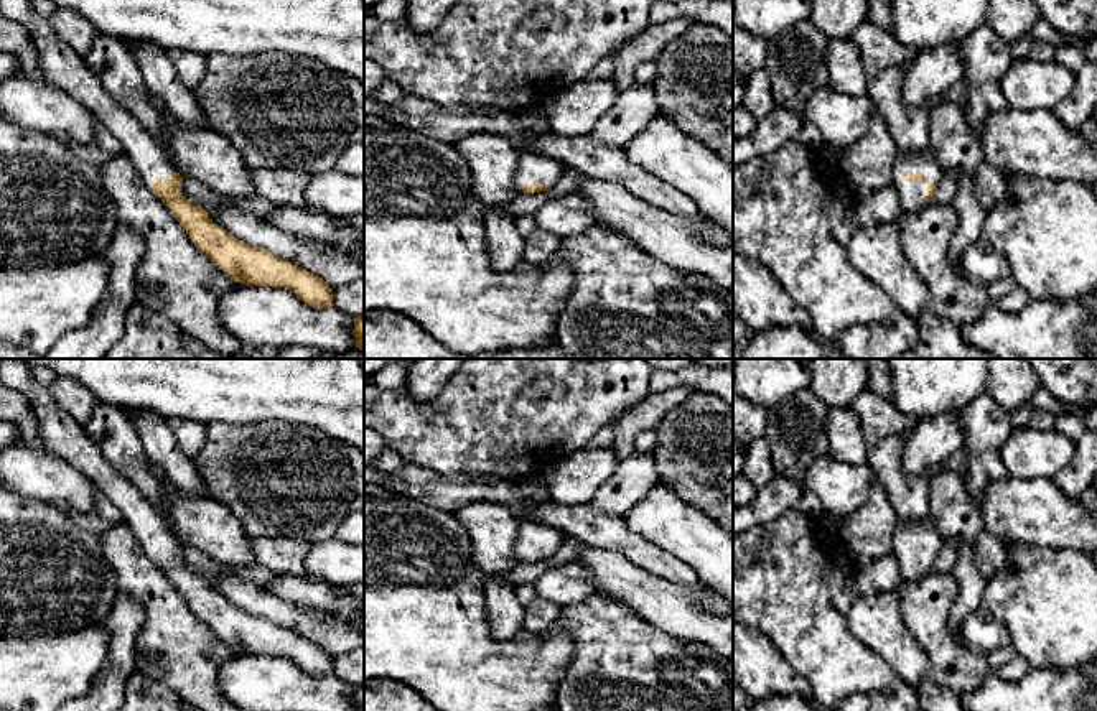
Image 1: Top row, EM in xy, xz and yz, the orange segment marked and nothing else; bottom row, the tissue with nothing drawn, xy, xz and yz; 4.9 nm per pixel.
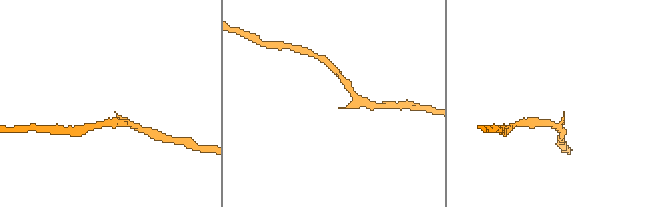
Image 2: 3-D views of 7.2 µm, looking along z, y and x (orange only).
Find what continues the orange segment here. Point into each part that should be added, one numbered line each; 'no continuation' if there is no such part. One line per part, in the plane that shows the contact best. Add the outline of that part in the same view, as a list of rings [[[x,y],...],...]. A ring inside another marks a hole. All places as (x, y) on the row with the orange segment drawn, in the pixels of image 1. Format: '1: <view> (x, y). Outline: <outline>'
1: yz (913, 195). Outline: [[[931,148],[914,153],[899,151],[894,161],[893,186],[901,201],[901,212],[916,212],[927,206],[927,183],[937,188],[944,174]]]

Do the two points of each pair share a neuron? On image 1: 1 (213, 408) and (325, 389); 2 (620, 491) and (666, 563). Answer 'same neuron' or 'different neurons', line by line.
1: same neuron
2: different neurons

